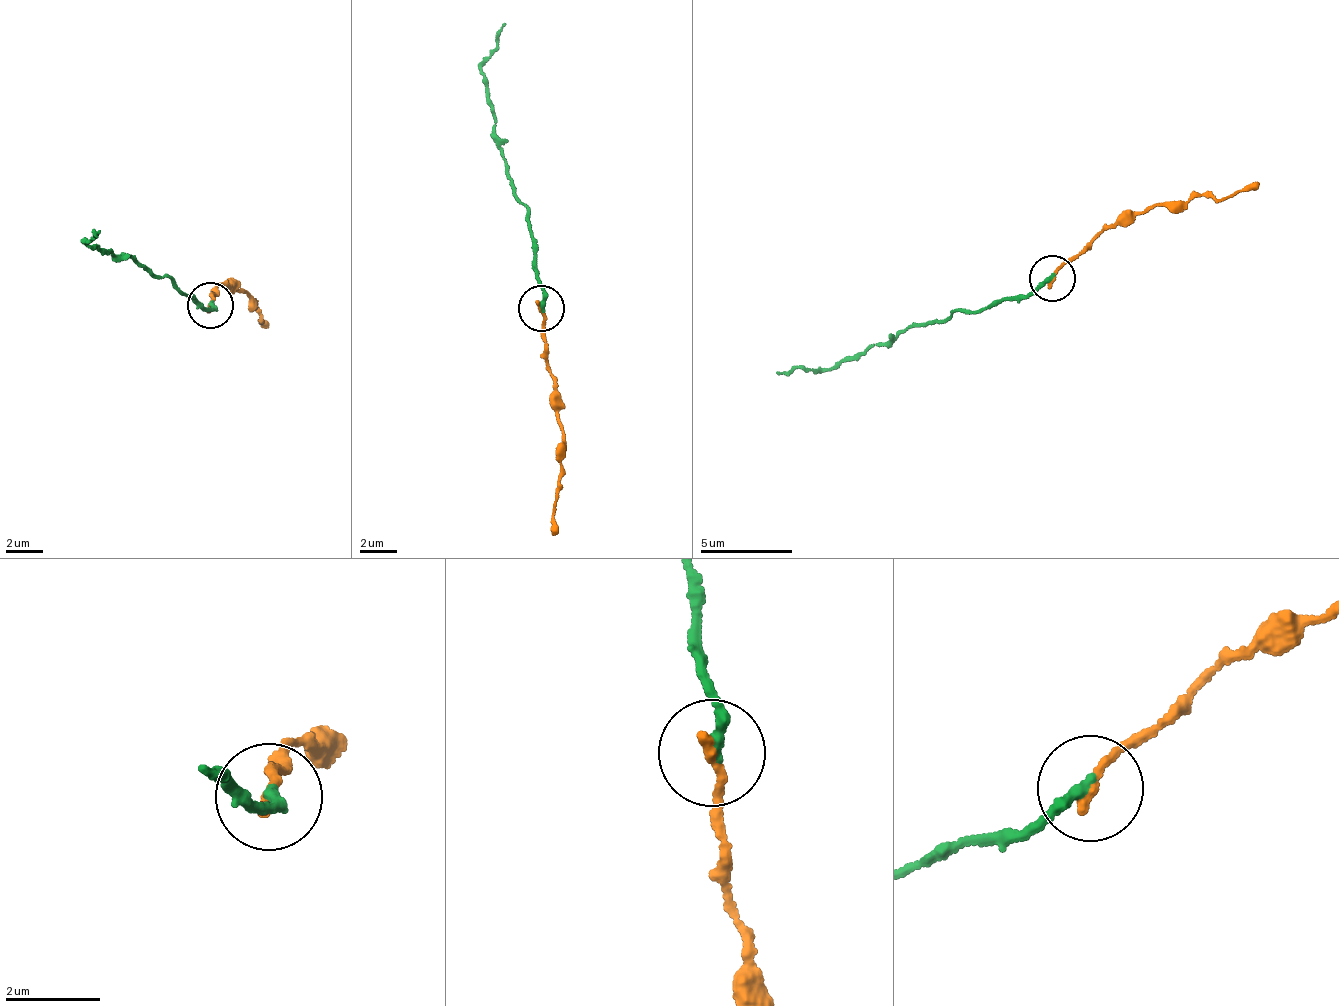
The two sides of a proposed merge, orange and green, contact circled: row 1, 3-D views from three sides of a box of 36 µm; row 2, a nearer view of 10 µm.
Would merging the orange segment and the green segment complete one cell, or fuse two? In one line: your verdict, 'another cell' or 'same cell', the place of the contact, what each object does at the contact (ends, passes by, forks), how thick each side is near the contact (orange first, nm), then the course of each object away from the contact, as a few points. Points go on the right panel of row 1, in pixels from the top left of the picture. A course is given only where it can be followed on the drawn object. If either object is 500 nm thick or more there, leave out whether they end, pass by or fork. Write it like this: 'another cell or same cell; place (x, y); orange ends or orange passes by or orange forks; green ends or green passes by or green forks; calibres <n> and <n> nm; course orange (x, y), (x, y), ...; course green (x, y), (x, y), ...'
same cell; place (1052, 278); orange ends; green ends; calibres 240 and 240 nm; course orange (1053, 279), (1094, 234), (1154, 207), (1226, 199), (1259, 182); course green (1053, 279), (968, 315), (955, 309), (942, 321), (905, 326), (832, 370), (775, 374)

